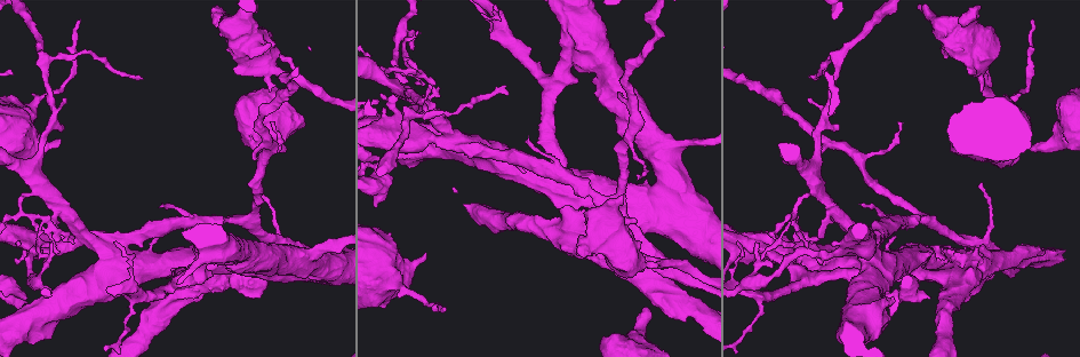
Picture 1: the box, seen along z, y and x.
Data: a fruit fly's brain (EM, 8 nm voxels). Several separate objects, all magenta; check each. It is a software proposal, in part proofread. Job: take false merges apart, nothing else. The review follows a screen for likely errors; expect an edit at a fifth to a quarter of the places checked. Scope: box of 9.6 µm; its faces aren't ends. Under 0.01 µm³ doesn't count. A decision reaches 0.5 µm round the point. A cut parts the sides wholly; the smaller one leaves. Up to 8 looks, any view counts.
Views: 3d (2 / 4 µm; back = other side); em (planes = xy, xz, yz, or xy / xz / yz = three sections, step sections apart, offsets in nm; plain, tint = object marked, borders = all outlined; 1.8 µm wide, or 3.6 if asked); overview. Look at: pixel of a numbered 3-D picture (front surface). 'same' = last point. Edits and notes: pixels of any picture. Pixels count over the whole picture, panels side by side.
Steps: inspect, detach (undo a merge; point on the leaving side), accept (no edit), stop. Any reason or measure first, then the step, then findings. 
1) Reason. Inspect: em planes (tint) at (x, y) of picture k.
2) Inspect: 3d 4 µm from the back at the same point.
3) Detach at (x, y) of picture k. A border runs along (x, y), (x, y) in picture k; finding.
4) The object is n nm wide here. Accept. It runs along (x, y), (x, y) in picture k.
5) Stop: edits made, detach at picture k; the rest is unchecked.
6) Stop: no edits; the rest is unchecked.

Sudden change in width. Inspect: 3d 4 µm at (646, 257) of picture 1.

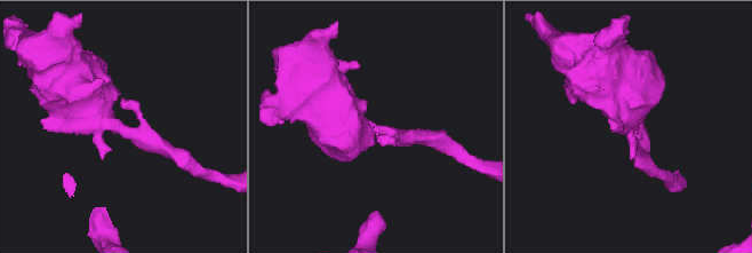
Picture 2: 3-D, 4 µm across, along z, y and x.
Inspect: em planes (tint) at (377, 128) of picture 2.

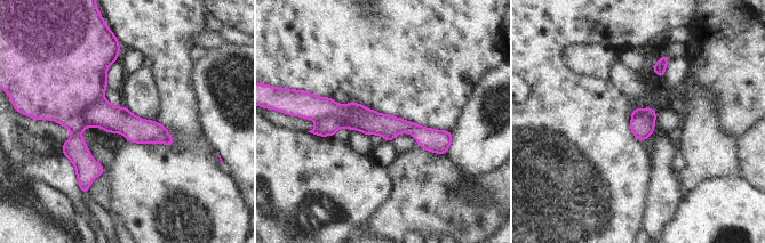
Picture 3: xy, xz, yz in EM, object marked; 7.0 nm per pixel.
The object is 180 nm wide here. Detach at (111, 119) of picture 3. The part that leaves runs along (316, 111), (449, 138) in picture 3; a second neuron is stuck on.

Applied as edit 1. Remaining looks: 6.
Inspect: overview.

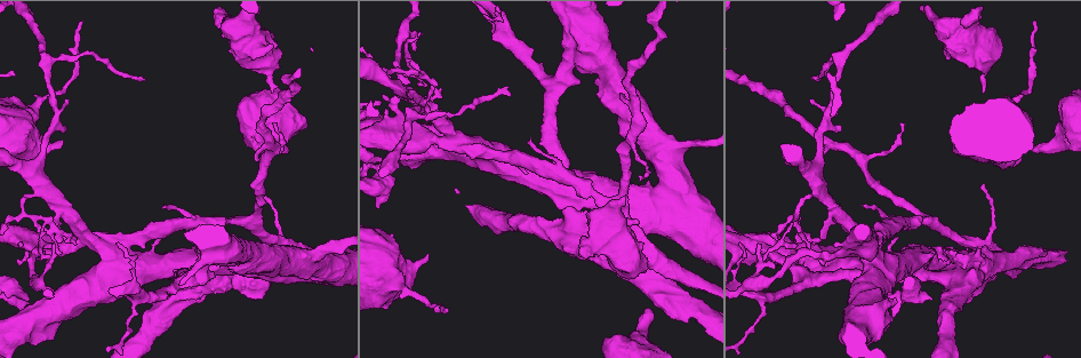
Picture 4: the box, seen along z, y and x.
Four-way junction. Inspect: 3d 2 µm at (818, 172) of picture 4.

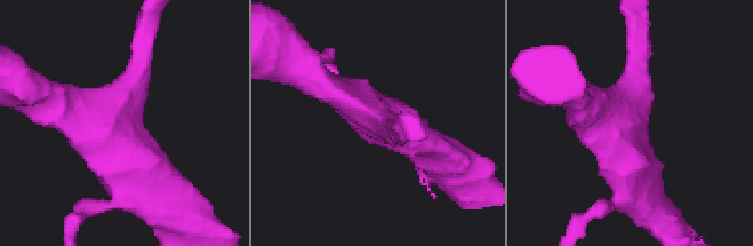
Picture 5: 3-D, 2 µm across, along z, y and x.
4 arms meet here. Inspect: em planes (tint) at (380, 121) of picture 5.

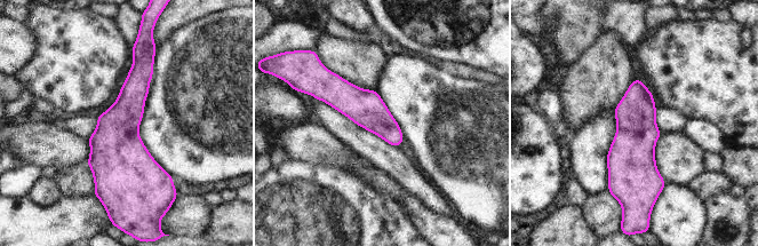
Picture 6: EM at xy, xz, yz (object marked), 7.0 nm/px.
Accept. All the same neuron.

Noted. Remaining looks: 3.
A narrow waist. Inspect: em 3.6 µm planes (plain) at (877, 309) of picture 4.

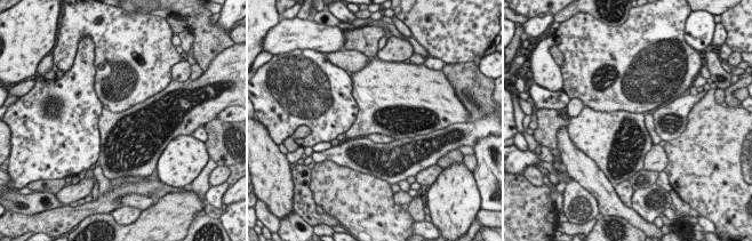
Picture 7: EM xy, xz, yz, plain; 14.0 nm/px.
Inspect: em 3.6 µm planes (tint) at the same point.

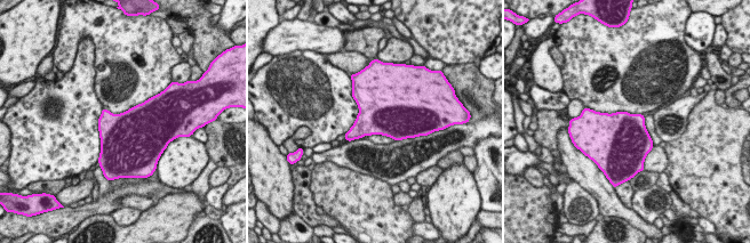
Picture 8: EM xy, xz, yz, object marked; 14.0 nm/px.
The object is 500 nm wide here. Accept. All the same neuron.

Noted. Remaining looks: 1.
Stop: edits made, detach at picture 3; the rest is unchecked.

